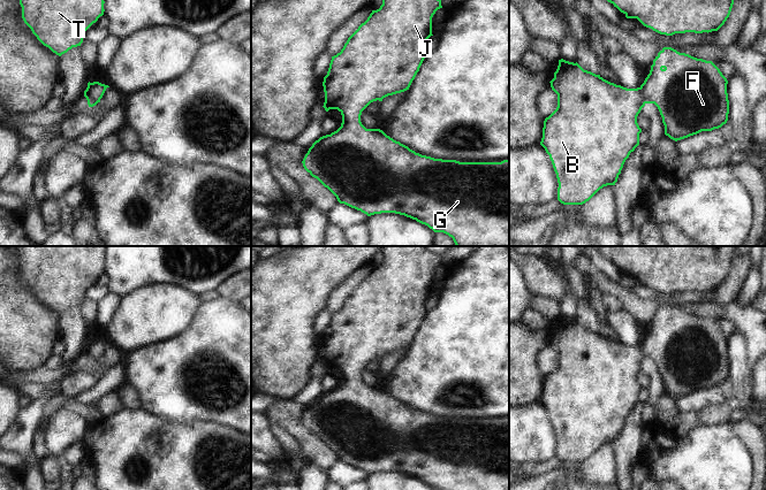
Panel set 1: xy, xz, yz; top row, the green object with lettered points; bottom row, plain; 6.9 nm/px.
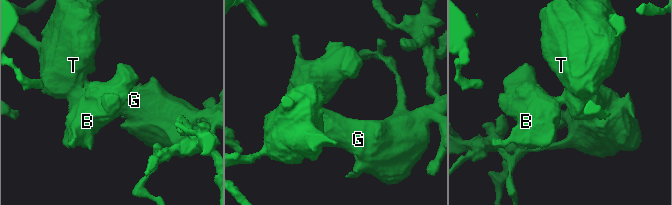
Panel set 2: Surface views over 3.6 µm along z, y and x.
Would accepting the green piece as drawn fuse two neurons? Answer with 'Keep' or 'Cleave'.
Keep.

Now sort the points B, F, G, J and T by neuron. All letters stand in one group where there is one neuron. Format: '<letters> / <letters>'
B F G J T

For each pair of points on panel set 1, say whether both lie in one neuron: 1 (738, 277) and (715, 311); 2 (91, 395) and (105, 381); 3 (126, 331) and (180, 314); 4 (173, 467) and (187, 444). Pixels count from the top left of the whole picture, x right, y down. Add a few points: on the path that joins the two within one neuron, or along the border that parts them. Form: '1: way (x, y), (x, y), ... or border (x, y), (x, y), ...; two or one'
1: way (732, 285), (719, 303); one
2: way (95, 392), (103, 384); one
3: way (139, 320), (151, 314), (166, 314); one
4: way (179, 461), (187, 453), (187, 450); one

